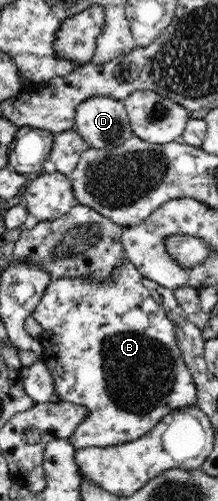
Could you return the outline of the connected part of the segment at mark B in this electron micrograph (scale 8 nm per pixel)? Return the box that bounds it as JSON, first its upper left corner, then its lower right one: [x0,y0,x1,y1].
[31,260,197,449]

